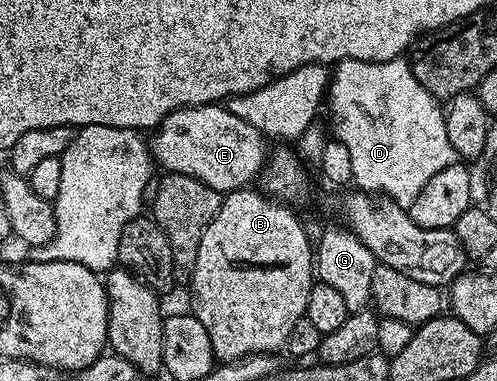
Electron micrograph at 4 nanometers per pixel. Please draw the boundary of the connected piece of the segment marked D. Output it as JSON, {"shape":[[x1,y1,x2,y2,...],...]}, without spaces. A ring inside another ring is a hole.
{"shape":[[402,57,379,63,344,59,333,71,334,76,330,79,332,135,348,149,348,157,352,161,353,186,410,208,412,201,420,197,420,189,424,189,424,185,432,181,440,169,456,162,452,141,448,141,443,104,432,93,428,93,420,81,416,81,409,62]]}

